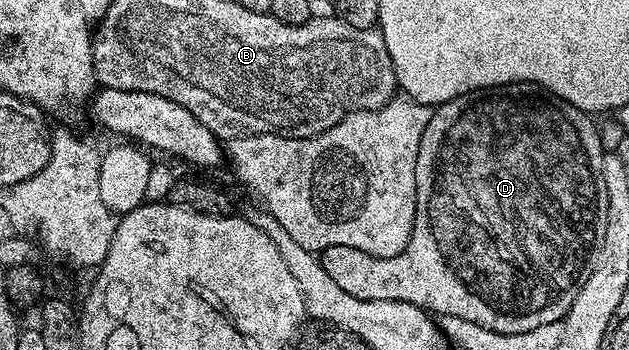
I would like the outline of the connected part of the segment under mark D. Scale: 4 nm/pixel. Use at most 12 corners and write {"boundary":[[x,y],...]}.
{"boundary":[[534,83],[439,104],[406,249],[350,297],[494,333],[561,322],[606,151]]}

